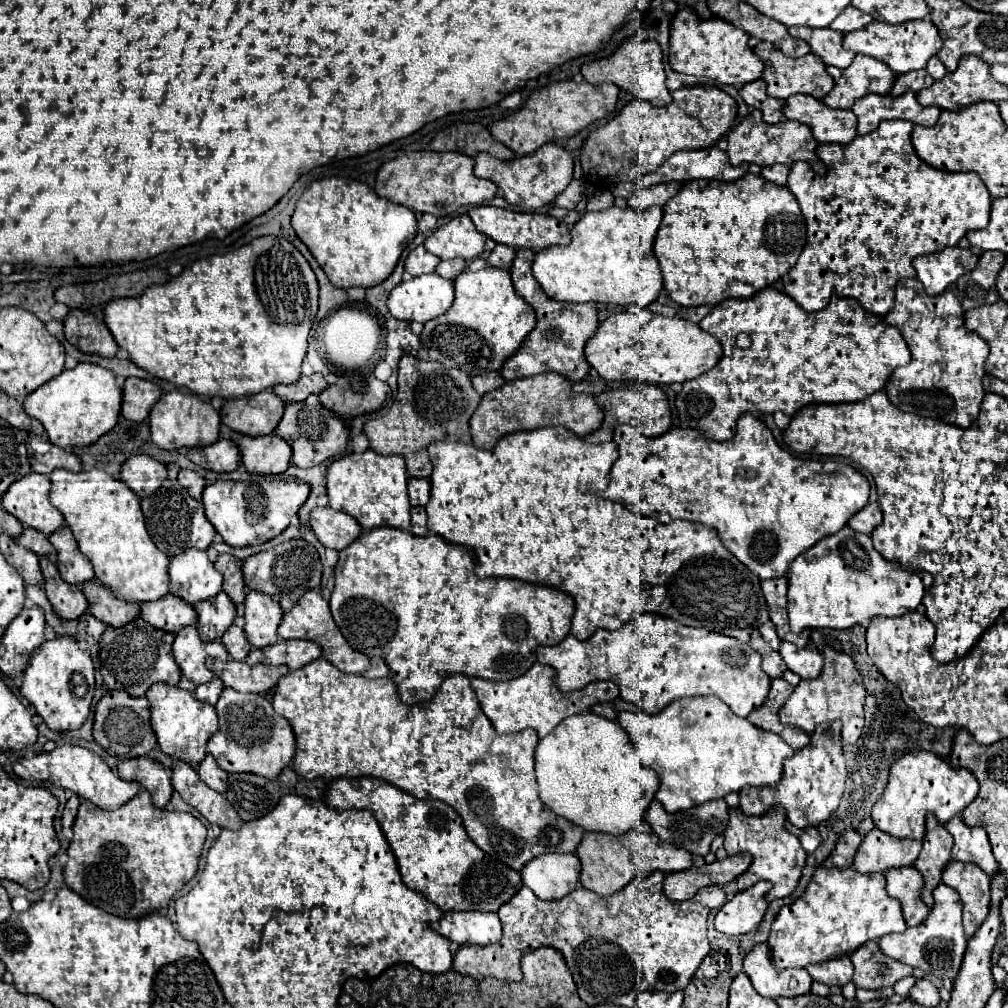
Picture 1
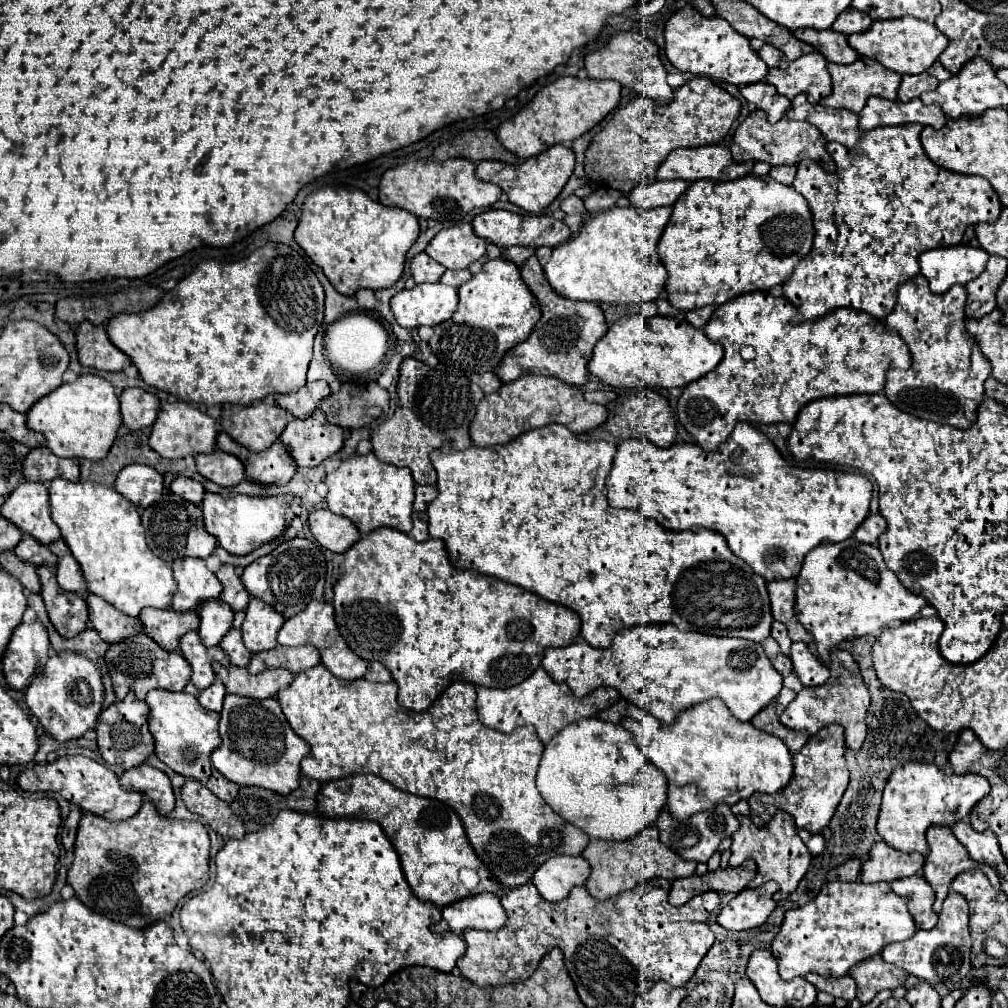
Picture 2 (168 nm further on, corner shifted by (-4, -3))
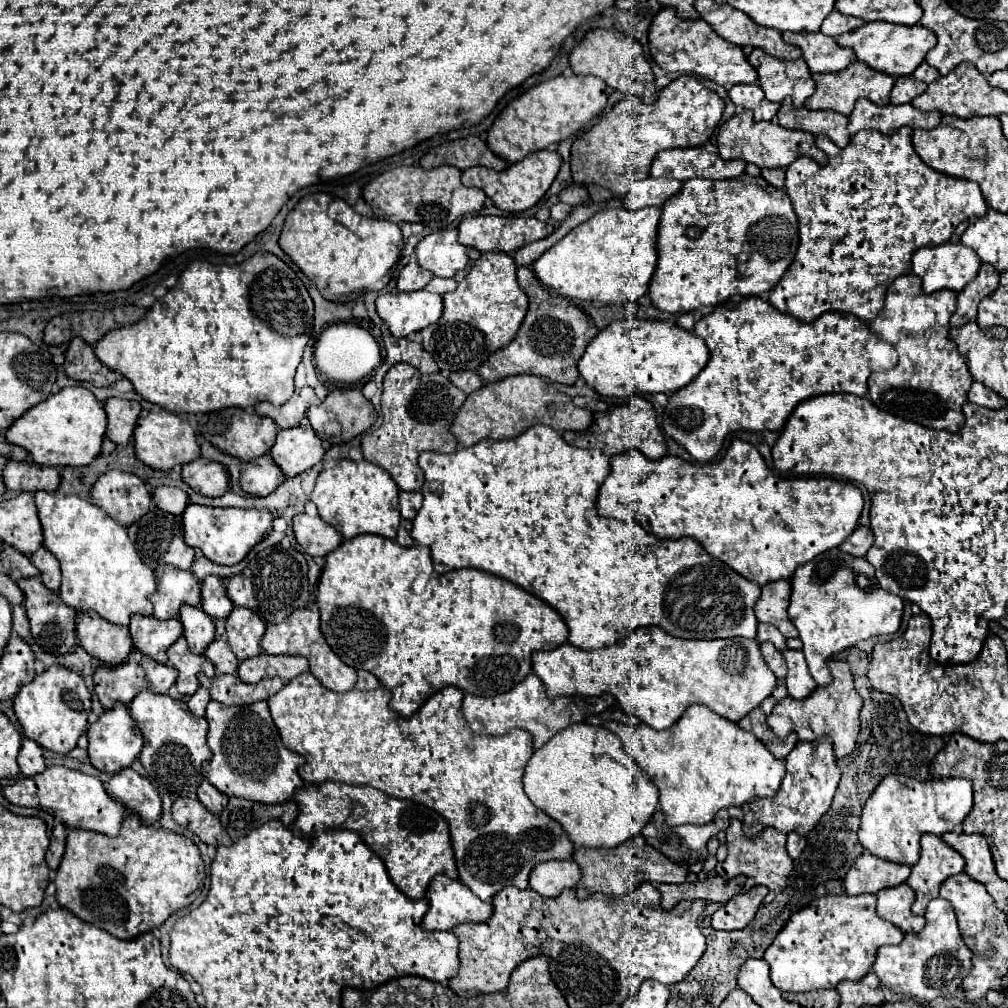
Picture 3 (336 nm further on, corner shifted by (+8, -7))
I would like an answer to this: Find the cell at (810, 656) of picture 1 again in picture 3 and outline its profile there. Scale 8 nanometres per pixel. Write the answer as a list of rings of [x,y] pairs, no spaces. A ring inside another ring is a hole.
[[[784,650],[784,660],[788,666],[786,674],[786,688],[792,698],[806,698],[816,690],[816,680],[808,672],[804,654],[798,650]]]

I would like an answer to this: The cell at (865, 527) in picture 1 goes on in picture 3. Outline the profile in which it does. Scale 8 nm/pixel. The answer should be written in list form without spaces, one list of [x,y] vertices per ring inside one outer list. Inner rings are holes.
[[[858,526],[852,536],[848,536],[842,544],[840,544],[840,550],[846,552],[846,554],[852,554],[852,556],[864,556],[868,552],[868,548],[872,546],[874,542],[874,534],[870,528],[866,526]]]

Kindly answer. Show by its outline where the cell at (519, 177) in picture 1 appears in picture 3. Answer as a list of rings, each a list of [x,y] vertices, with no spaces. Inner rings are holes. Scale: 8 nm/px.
[[[540,150],[540,152],[528,154],[522,162],[516,162],[502,172],[494,172],[482,166],[468,168],[462,172],[462,184],[484,190],[486,196],[492,198],[492,202],[504,212],[524,212],[532,208],[546,194],[546,190],[552,186],[560,170],[560,164],[562,164],[562,156],[556,150]]]

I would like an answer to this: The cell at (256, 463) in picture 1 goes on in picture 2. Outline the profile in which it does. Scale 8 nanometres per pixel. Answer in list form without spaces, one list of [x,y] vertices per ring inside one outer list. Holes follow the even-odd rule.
[[[220,432],[216,438],[216,446],[222,452],[240,458],[240,462],[246,468],[246,478],[258,484],[284,484],[296,474],[298,468],[292,456],[288,454],[288,450],[284,450],[282,442],[276,442],[264,452],[250,452],[244,450],[244,446],[234,442],[232,438],[228,438],[228,434]]]

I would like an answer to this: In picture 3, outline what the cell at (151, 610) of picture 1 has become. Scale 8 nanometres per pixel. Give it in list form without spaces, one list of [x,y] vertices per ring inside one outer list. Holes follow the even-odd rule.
[[[136,614],[130,618],[128,628],[134,648],[160,664],[168,662],[166,650],[182,636],[182,622],[178,618],[158,620],[154,616]]]

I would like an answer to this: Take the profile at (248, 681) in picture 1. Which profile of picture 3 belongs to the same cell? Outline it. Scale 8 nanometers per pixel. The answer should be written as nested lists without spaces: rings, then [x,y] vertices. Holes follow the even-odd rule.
[[[200,672],[198,680],[210,692],[212,700],[218,700],[226,706],[244,706],[258,700],[268,700],[284,686],[280,678],[266,678],[256,684],[244,684],[236,674],[218,674],[208,678],[204,672]]]

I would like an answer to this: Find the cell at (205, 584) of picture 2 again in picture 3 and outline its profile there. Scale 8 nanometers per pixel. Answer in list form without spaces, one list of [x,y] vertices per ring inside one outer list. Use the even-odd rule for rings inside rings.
[[[162,564],[156,574],[158,590],[150,600],[158,620],[178,618],[180,606],[184,604],[200,608],[200,582],[190,570],[176,570],[176,566]]]

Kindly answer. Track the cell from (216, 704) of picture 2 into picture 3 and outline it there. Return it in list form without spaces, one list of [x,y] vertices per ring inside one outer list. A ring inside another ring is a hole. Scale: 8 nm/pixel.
[[[200,686],[200,688],[188,698],[188,708],[190,708],[190,712],[192,712],[194,716],[204,716],[204,710],[206,710],[208,702],[210,702],[210,694],[208,694],[208,690],[206,690],[204,686]]]

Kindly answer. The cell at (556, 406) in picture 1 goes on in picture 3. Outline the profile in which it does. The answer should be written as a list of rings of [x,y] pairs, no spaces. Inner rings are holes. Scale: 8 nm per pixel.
[[[520,374],[508,376],[500,382],[484,384],[474,394],[468,394],[464,406],[456,414],[450,432],[456,436],[460,446],[474,446],[480,440],[510,440],[534,424],[548,424],[558,432],[566,430],[586,430],[592,424],[592,412],[586,408],[576,408],[572,398],[558,392],[550,382],[540,376]]]

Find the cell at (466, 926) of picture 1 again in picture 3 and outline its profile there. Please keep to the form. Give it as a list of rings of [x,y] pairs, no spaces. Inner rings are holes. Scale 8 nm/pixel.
[[[436,876],[434,882],[428,886],[426,892],[426,900],[428,900],[428,912],[422,920],[422,928],[424,930],[450,930],[456,924],[462,922],[484,922],[492,916],[492,904],[480,900],[466,884],[452,880],[448,876]]]

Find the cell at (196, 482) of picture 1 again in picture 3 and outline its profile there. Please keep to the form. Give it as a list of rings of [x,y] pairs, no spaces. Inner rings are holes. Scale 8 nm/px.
[[[158,486],[152,494],[156,506],[170,514],[182,514],[188,506],[188,494],[176,486]]]

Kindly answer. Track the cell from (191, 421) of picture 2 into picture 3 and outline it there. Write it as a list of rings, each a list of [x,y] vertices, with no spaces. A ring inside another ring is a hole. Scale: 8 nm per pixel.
[[[168,410],[140,416],[134,430],[134,448],[136,448],[136,456],[146,466],[156,468],[156,470],[170,470],[176,464],[186,464],[200,456],[200,446],[196,442],[194,428],[188,424],[188,420],[182,420],[178,414],[168,412]]]

